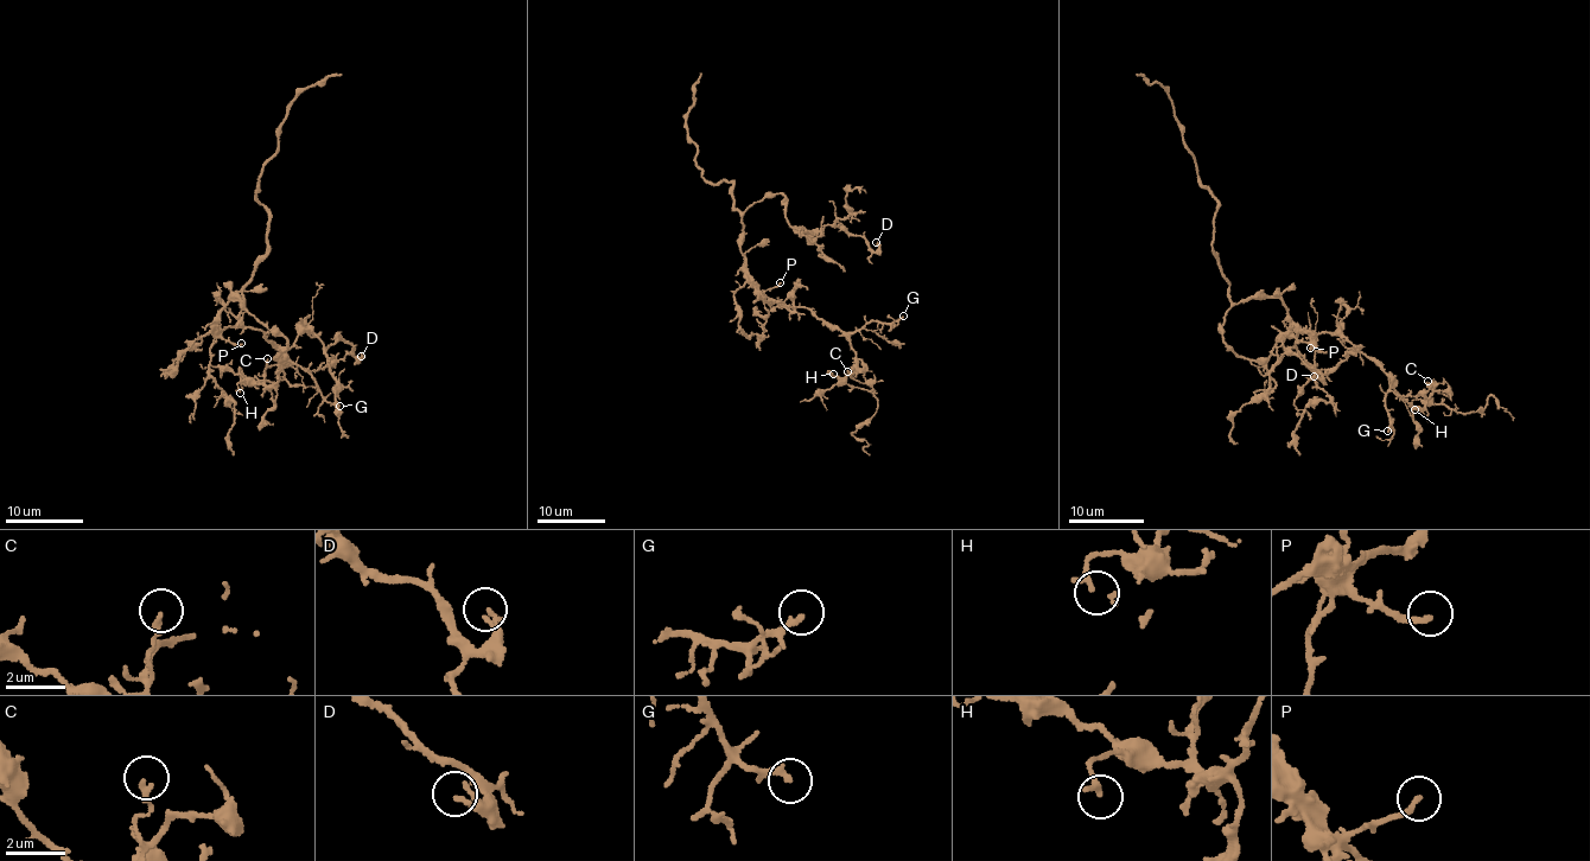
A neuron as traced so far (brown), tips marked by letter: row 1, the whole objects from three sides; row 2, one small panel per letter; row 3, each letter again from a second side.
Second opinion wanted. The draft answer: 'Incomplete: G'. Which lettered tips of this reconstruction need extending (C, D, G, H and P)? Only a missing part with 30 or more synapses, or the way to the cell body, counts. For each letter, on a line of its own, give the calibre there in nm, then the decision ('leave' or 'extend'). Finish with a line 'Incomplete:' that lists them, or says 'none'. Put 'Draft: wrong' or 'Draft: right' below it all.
C: 180 nm | leave
D: 110 nm | leave
G: 150 nm | extend
H: 200 nm | leave
P: 190 nm | extend
Incomplete: G, P
Draft: wrong

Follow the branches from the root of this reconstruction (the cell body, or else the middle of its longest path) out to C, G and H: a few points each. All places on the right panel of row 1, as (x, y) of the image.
C: (1282, 301), (1302, 327), (1346, 338), (1413, 406), (1426, 403), (1428, 381)
G: (1282, 301), (1296, 324), (1312, 332), (1346, 338), (1390, 374), (1392, 384), (1385, 402), (1390, 423), (1387, 431)
H: (1282, 301), (1302, 327), (1346, 338), (1413, 406), (1425, 406), (1424, 401), (1411, 401), (1414, 409)

